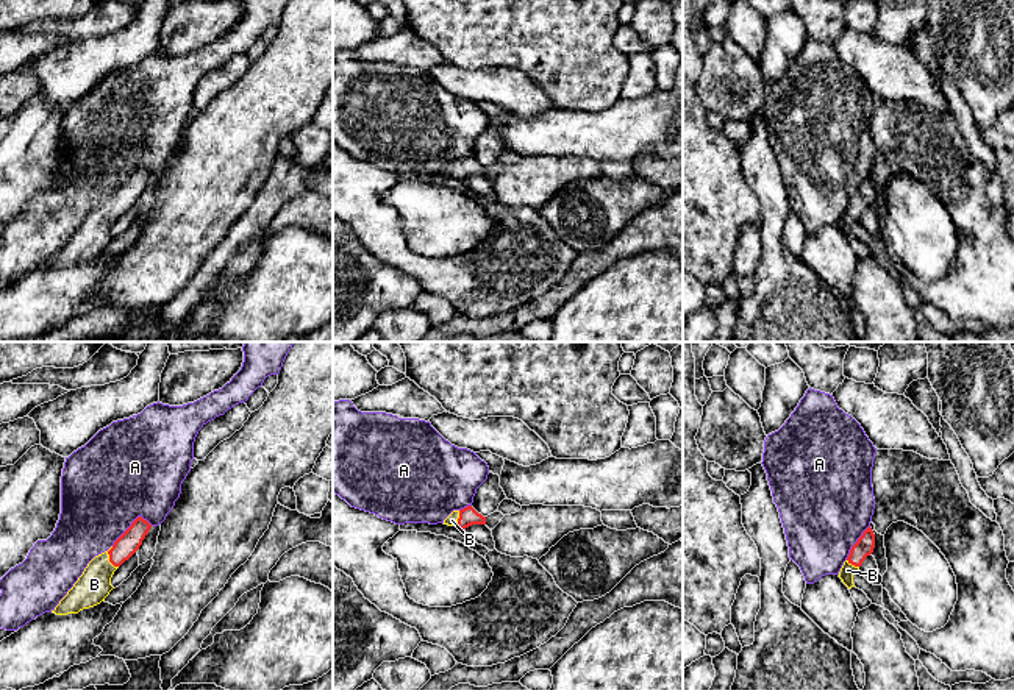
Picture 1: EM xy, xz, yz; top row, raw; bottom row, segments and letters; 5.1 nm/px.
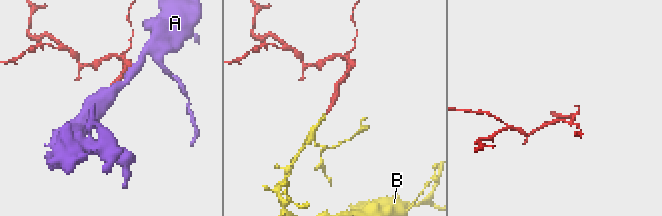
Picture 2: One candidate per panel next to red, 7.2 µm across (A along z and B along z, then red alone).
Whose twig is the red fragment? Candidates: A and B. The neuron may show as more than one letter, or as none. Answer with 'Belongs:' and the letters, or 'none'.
Belongs: B

